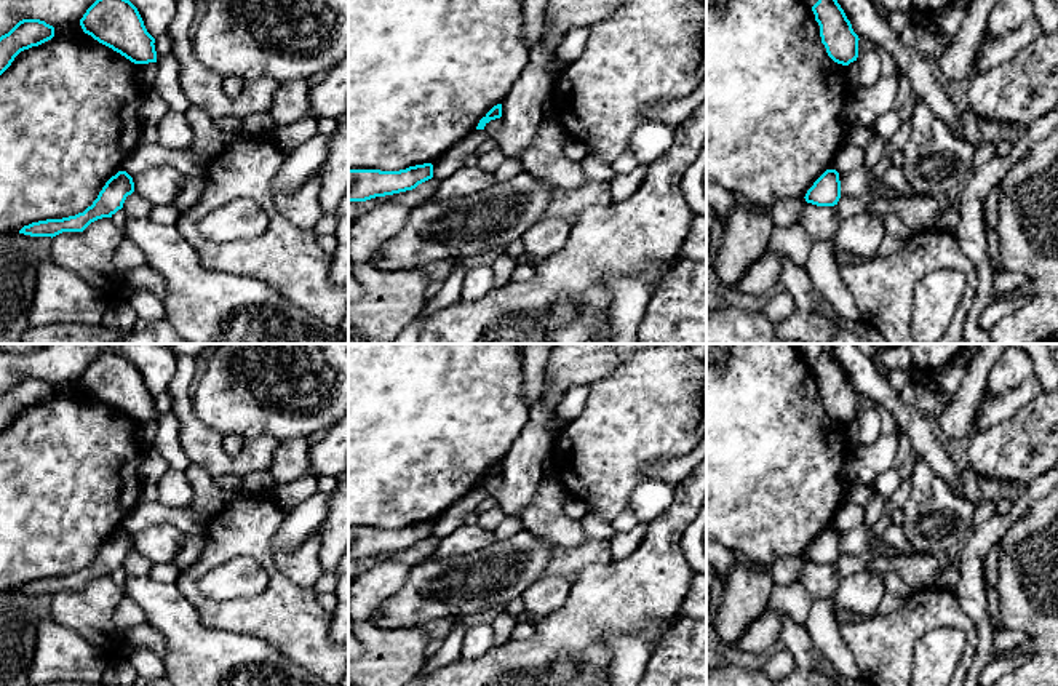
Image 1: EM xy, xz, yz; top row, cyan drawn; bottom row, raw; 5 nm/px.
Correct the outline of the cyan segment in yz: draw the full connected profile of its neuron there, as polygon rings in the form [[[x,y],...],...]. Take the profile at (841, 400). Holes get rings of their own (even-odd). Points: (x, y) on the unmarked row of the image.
[[[821,344],[821,353],[812,369],[820,384],[821,401],[828,414],[837,422],[849,424],[858,416],[860,397],[837,361],[833,347],[834,344]]]

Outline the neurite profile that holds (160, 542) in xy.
[[[169,523],[153,524],[131,536],[134,550],[144,555],[150,563],[173,563],[185,539],[185,536]]]

